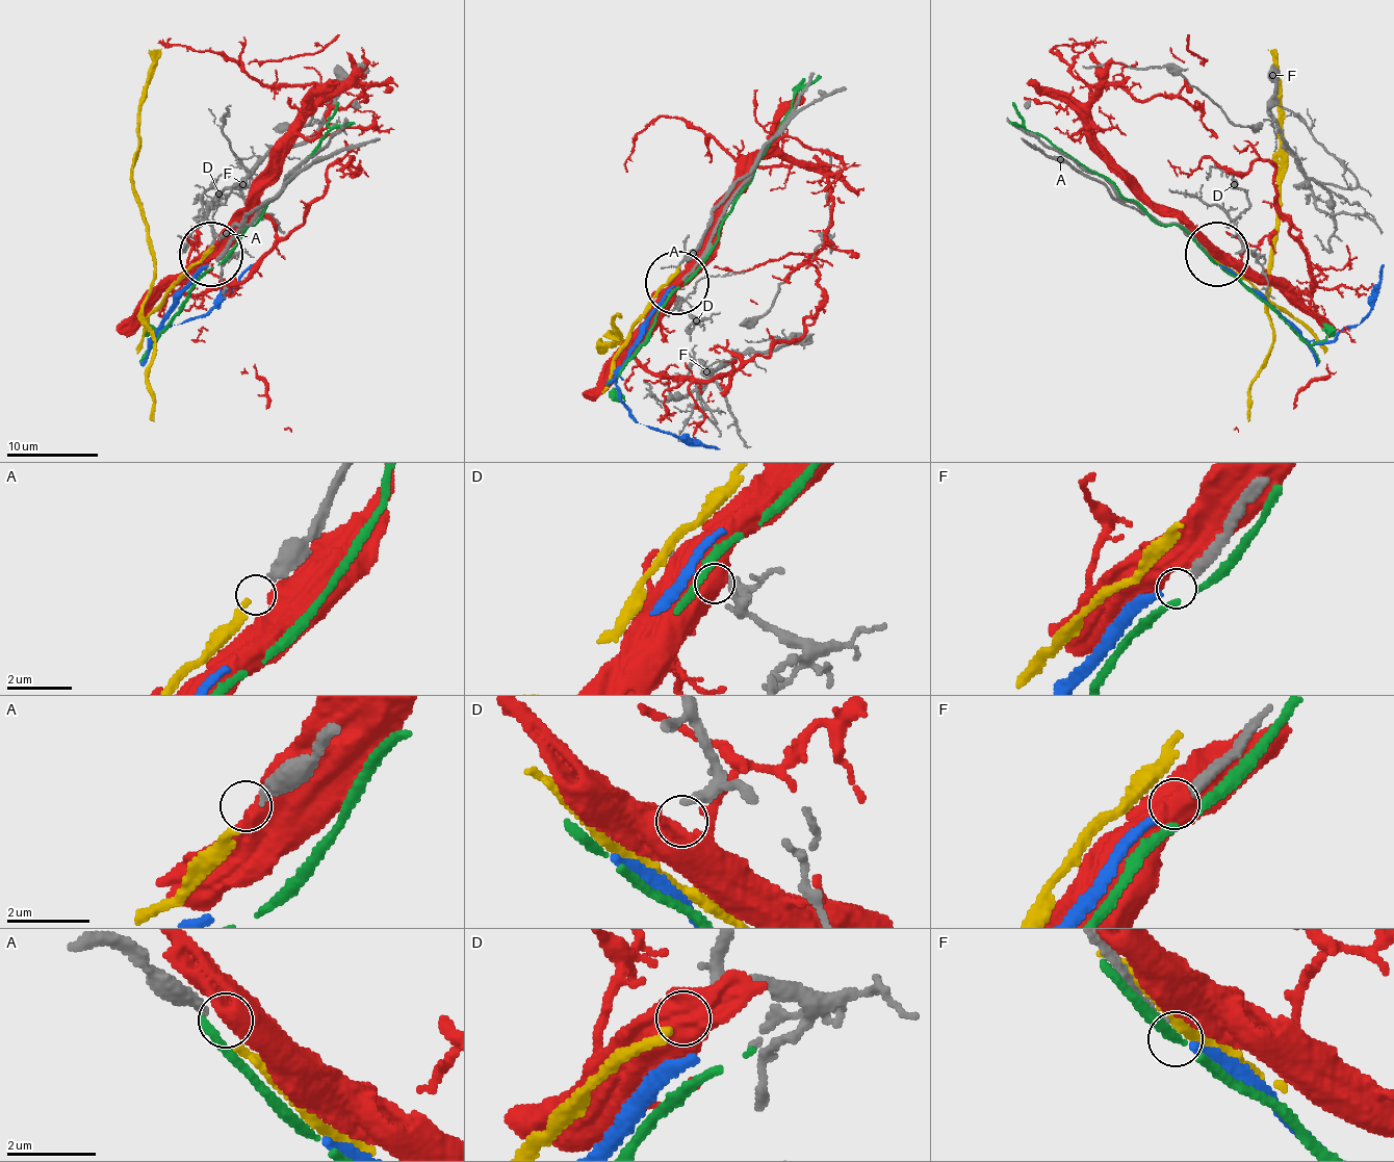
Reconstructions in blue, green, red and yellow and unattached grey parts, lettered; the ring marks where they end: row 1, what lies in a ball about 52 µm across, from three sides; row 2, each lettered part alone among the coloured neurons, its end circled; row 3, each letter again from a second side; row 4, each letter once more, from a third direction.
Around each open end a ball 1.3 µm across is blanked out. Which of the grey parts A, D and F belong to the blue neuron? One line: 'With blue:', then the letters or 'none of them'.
With blue: F

